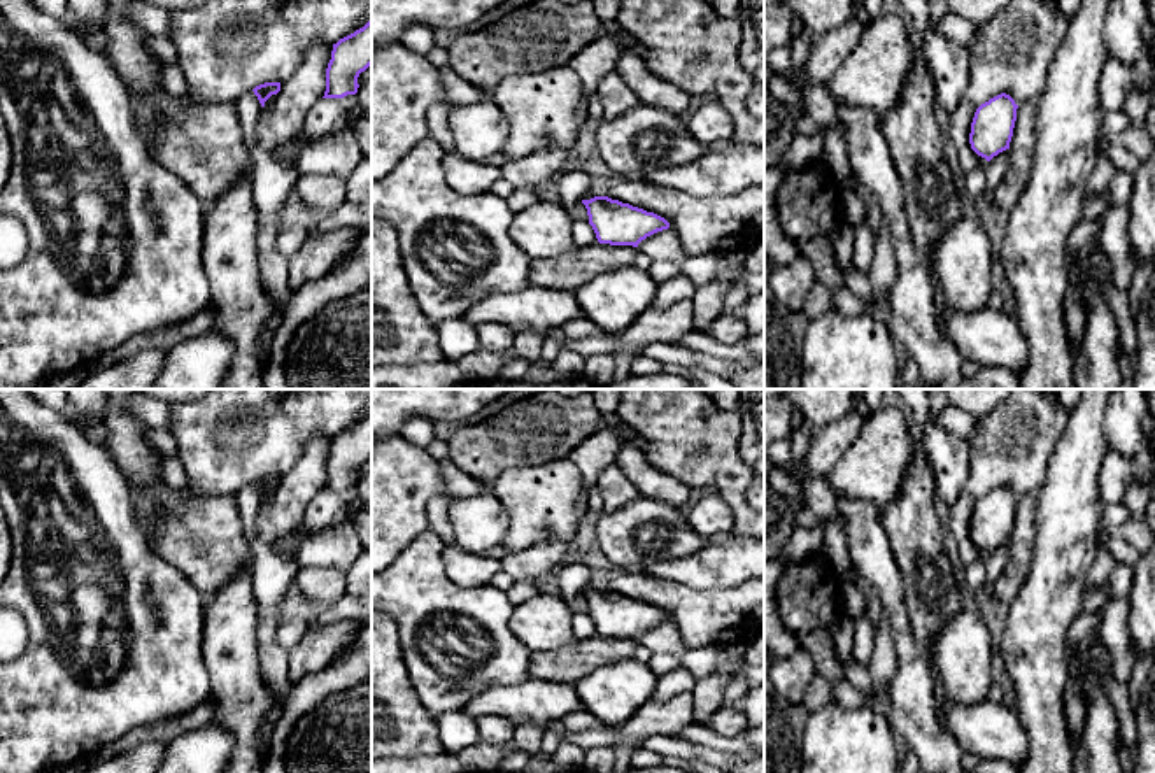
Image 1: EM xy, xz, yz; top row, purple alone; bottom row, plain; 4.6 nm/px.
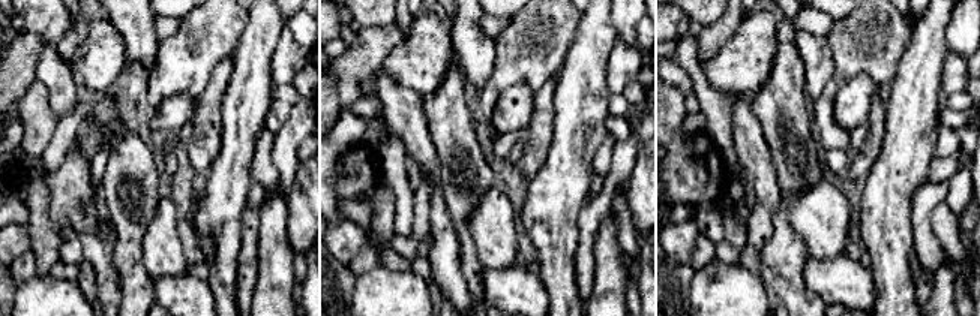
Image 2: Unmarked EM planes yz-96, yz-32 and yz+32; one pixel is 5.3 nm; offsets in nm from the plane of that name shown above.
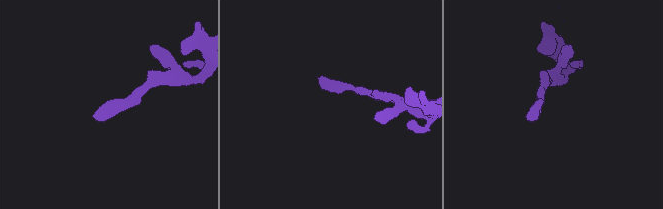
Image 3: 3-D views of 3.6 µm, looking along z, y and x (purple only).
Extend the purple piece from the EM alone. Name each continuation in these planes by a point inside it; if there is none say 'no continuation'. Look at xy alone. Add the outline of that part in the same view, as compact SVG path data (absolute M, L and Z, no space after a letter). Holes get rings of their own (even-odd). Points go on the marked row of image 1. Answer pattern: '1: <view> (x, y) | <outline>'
no continuation

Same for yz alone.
no continuation

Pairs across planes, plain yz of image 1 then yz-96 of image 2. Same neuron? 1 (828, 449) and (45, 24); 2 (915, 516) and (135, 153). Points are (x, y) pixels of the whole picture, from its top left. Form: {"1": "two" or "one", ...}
{"1": "two", "2": "one"}

